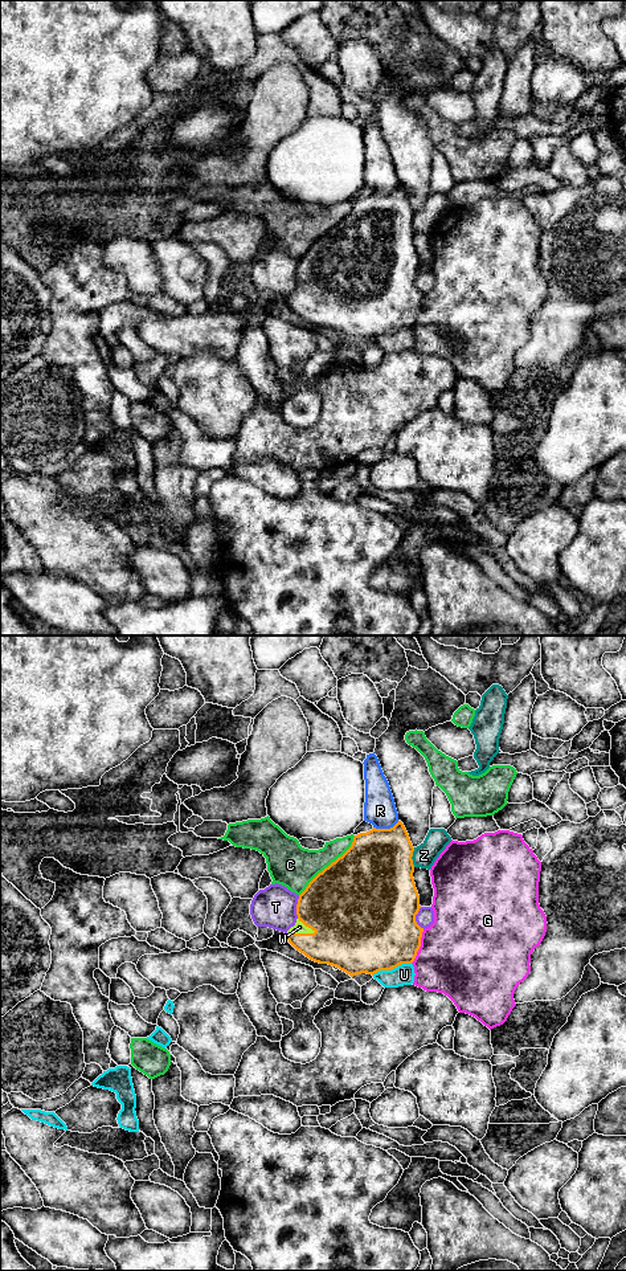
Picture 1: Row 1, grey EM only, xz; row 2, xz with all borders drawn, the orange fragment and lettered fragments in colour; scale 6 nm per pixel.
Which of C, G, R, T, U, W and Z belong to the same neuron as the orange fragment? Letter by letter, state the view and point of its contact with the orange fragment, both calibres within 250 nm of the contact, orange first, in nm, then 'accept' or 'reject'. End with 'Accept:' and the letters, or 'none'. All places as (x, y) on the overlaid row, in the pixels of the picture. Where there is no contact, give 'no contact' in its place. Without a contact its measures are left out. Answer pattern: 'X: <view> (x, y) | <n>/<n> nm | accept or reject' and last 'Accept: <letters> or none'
C: xz (330, 865) | 500/260 nm | reject
G: xz (420, 945) | 440/500 nm | reject
R: xz (385, 829) | 440/190 nm | reject
T: xz (297, 907) | 440/260 nm | reject
U: xz (391, 969) | 480/130 nm | reject
W: xz (301, 934) | 360/70 nm | accept
Z: xz (412, 855) | 440/140 nm | reject
Accept: W

